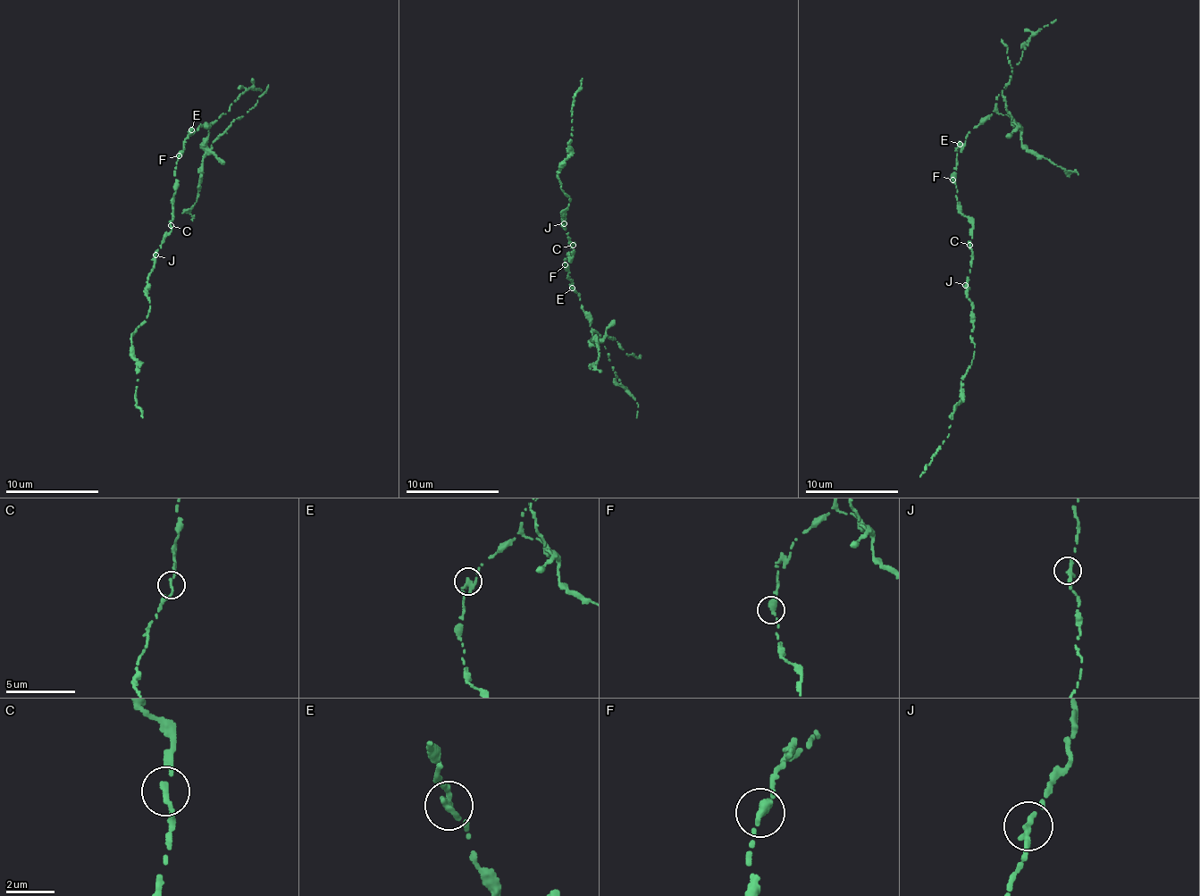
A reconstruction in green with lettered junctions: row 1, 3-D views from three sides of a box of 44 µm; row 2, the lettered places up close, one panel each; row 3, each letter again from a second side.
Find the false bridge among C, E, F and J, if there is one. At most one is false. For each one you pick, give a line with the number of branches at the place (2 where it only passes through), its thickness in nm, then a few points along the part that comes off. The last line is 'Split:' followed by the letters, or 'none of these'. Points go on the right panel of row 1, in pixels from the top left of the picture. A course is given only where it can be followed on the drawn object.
E: 2 | 300 nm | (960, 143), (965, 141), (994, 112), (1008, 113), (1017, 122), (1012, 123), (1002, 95), (1012, 70), (1002, 40)
Split: E

